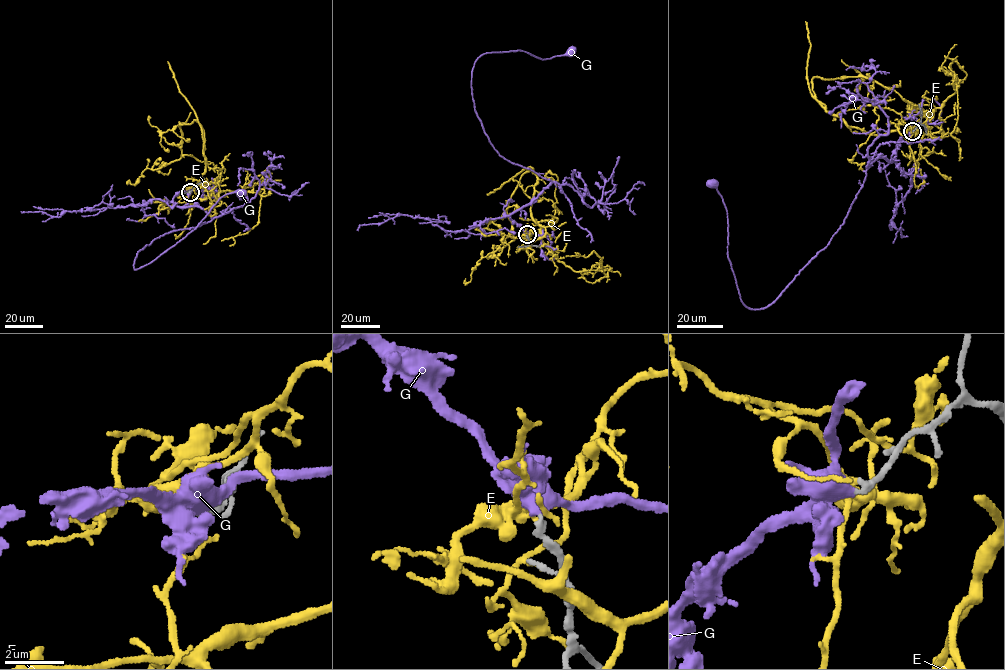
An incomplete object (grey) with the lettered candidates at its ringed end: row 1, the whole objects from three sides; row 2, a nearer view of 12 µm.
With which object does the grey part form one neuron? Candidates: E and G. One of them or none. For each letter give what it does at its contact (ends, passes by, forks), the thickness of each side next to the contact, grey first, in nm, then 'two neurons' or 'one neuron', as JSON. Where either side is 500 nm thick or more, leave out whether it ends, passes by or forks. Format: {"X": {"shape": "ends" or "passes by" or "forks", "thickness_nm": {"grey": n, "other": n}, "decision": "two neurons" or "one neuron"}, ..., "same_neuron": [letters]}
{"E": {"shape": "passes by", "thickness_nm": {"grey": 260, "other": 170}, "decision": "two neurons"}, "G": {"thickness_nm": {"grey": 240, "other": 550}, "decision": "one neuron"}, "same_neuron": ["G"]}

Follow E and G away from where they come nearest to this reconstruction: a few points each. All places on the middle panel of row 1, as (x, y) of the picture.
E: (527, 235), (536, 223), (532, 168), (508, 205), (514, 239), (482, 257), (465, 278)
G: (527, 235), (510, 215), (551, 181), (497, 152), (475, 110), (472, 71), (489, 52), (543, 60), (571, 51)

